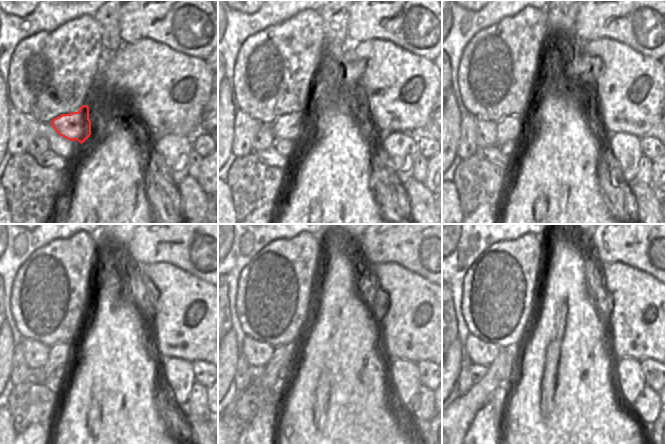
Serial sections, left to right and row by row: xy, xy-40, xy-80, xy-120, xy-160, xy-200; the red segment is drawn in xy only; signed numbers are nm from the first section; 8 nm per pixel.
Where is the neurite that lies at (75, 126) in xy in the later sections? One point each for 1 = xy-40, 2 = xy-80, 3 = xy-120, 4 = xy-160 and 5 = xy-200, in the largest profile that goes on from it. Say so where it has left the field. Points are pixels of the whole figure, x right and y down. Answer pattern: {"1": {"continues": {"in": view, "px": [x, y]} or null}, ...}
{"1": {"continues": {"in": "xy-40", "px": [295, 126]}}, "2": {"continues": {"in": "xy-80", "px": [514, 127]}}, "3": {"continues": {"in": "xy-120", "px": [59, 354]}}, "4": {"continues": {"in": "xy-160", "px": [284, 355]}}, "5": {"continues": {"in": "xy-200", "px": [462, 411]}}}

